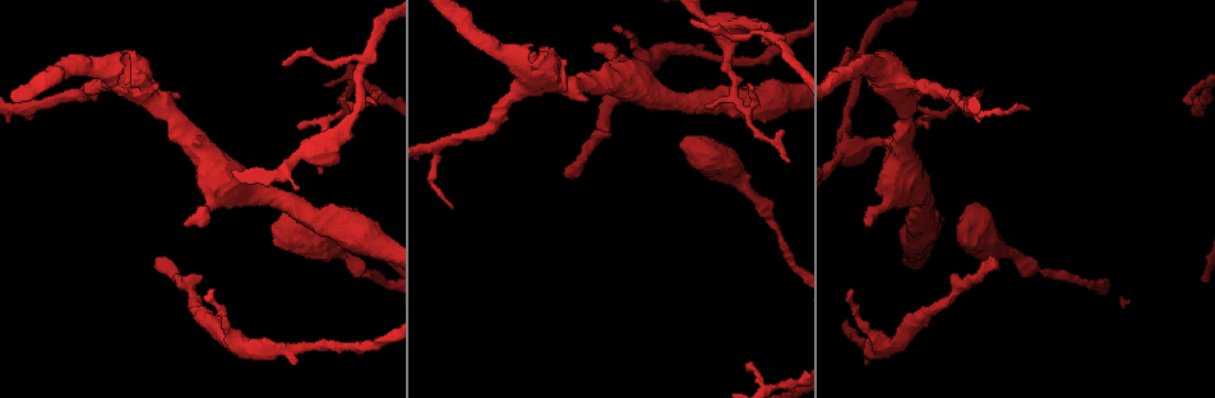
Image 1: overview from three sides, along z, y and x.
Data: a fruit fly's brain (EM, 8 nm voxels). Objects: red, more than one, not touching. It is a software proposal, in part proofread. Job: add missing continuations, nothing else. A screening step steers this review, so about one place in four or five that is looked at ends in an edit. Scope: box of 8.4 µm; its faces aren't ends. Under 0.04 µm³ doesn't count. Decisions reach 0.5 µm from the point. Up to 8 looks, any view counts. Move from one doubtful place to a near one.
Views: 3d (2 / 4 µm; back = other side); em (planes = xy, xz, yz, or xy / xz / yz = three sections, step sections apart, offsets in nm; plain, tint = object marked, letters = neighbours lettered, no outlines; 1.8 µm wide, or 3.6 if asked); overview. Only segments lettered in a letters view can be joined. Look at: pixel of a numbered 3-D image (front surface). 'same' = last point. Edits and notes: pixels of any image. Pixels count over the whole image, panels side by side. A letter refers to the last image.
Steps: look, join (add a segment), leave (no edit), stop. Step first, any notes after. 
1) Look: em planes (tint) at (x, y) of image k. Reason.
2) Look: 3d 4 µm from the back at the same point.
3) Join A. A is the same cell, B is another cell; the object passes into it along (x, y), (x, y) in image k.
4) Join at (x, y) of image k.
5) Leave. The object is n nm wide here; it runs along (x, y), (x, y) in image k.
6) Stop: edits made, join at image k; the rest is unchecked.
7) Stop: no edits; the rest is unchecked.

Look: em planes (letters) at (692, 21) of image 1. Branch stops here.

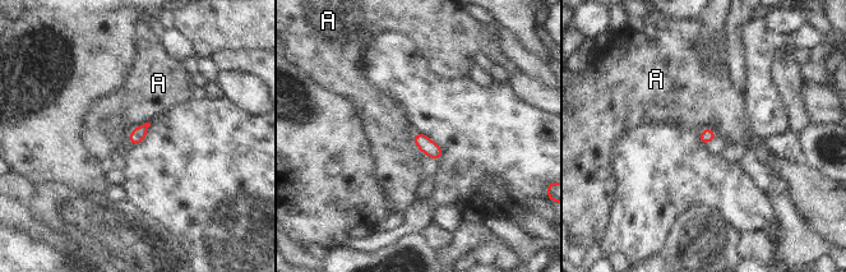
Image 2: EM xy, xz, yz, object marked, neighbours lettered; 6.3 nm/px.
Leave. A is another cell; a border runs along (151, 120), (139, 124), (126, 139) in image 2; none of them fits.

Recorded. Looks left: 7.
Look: em yz step 4 (letters) at (994, 257) of image 1. Free end.

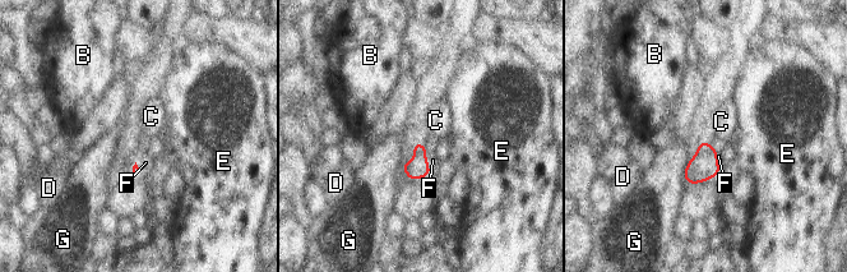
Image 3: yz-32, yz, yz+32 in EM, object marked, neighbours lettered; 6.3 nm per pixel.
Look: em xz step 16 (letters) at the same point. Another direction.

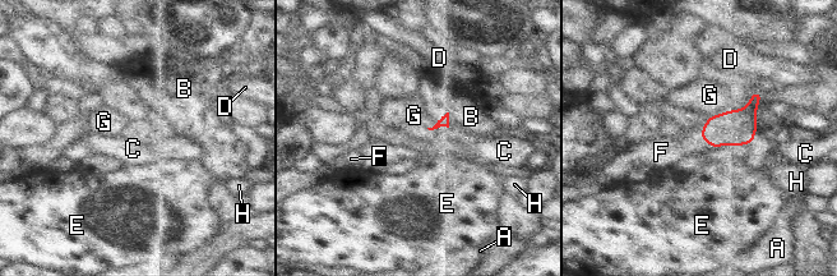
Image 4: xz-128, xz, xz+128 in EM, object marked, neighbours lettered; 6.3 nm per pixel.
Join F. F is the same cell, A, B, C, D, E, G and H are other cells; the object passes into it along (733, 128), (706, 141), (667, 151) in image 4; the neuron continues.

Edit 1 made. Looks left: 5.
Look: em yz step 4 (letters) at (318, 172) of image 1. Branch stops here.

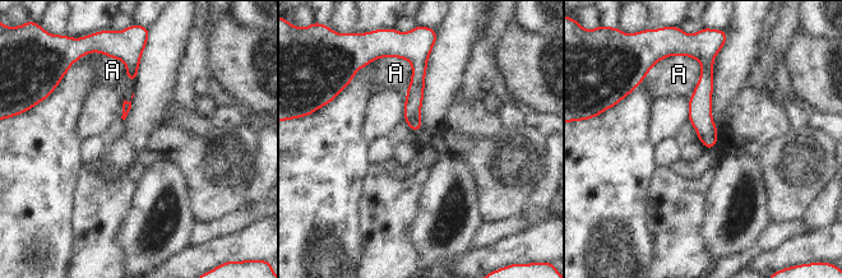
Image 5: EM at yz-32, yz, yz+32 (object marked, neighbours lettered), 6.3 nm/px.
Leave. A is another cell; it runs along (704, 66), (703, 124), (711, 144) in image 5; none of them fits.

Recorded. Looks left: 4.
Stop: edits made, join at image 4; the rest is unchecked.

